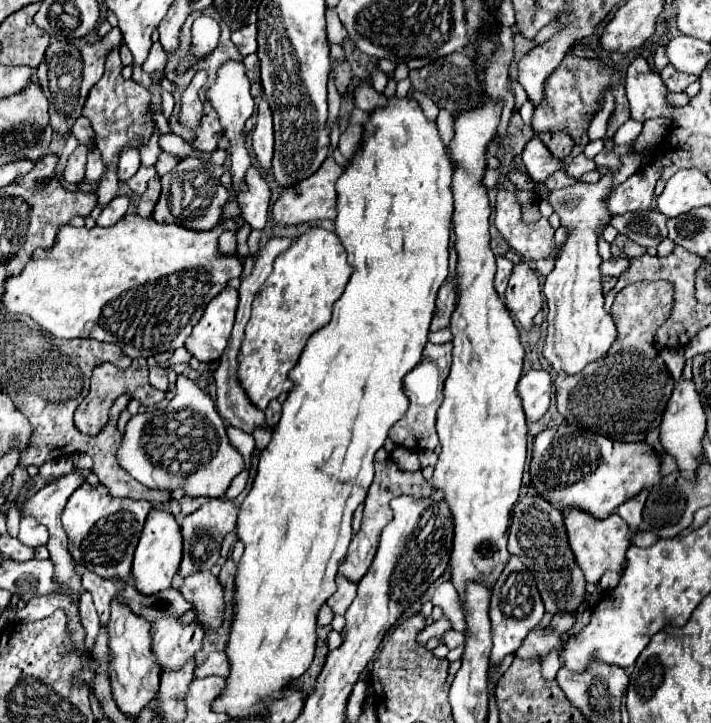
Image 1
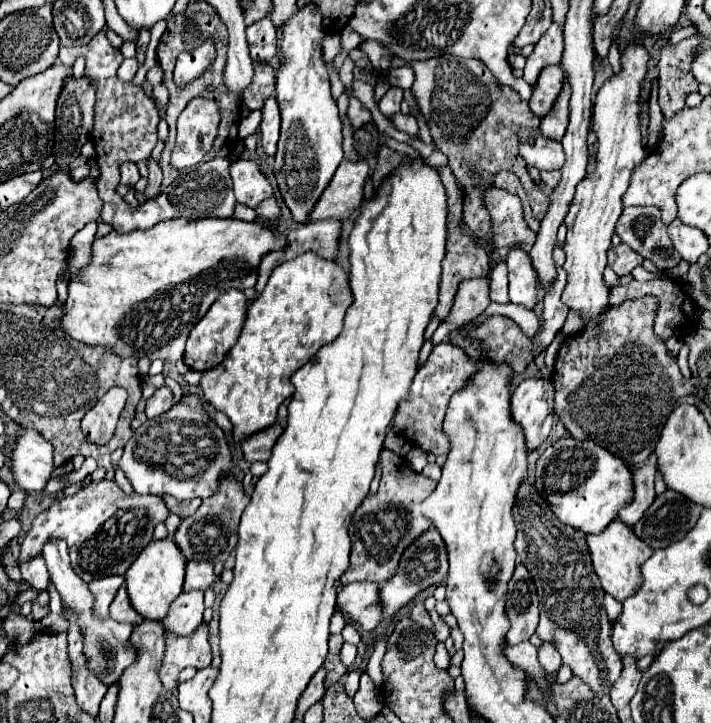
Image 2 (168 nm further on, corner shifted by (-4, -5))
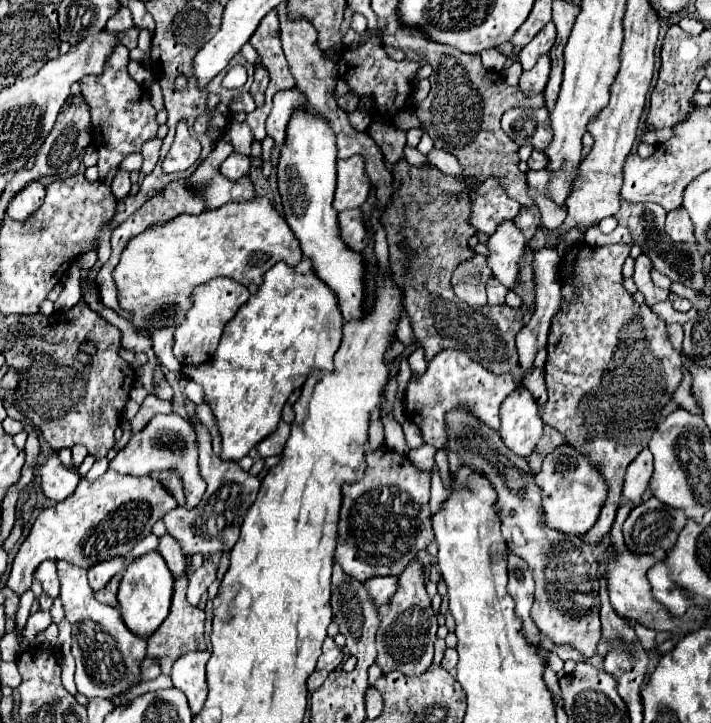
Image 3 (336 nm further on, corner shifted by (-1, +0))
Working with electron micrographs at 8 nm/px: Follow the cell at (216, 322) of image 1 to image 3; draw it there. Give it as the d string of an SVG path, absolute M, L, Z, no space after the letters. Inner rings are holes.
M216 278L216 280L210 280L206 284L196 286L194 296L192 296L194 304L186 314L186 322L182 326L178 326L178 330L176 330L174 356L186 366L198 366L198 364L208 362L212 358L212 354L216 352L216 348L218 348L224 326L232 320L236 310L248 298L250 298L248 288L238 284L232 278Z

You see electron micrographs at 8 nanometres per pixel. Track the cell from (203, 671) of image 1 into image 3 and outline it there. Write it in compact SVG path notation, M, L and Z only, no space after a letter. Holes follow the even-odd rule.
M161 674L154 680L150 680L147 682L142 682L137 686L134 686L126 696L122 696L118 702L116 702L116 706L120 706L120 704L124 704L124 702L130 702L134 696L138 696L138 694L145 694L146 692L152 692L159 689L166 689L172 687L172 680L170 676Z

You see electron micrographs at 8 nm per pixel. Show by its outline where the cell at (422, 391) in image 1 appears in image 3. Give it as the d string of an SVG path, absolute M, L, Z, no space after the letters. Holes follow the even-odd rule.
M448 348L448 350L440 350L428 362L428 368L424 374L410 376L404 392L404 414L410 422L414 422L420 428L426 444L434 448L444 448L448 442L448 424L446 424L448 412L462 408L472 416L476 416L486 426L498 430L500 404L514 388L516 388L516 382L512 380L510 374L496 376L484 370L480 364L472 362L464 352Z

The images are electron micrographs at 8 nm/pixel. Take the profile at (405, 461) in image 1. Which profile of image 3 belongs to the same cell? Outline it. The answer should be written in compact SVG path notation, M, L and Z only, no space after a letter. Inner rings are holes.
M434 468L432 472L432 498L430 498L430 510L436 510L436 506L440 502L444 502L444 496L448 496L444 484L442 484L442 478L440 478L440 470Z

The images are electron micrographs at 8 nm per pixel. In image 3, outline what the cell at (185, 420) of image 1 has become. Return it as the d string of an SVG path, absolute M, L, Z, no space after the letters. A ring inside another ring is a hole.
M176 412L156 414L148 422L148 426L144 426L136 434L132 434L128 444L122 450L118 450L114 460L110 460L110 468L116 470L118 474L128 474L128 476L150 476L152 472L162 472L162 470L170 470L170 472L178 474L184 484L188 508L196 506L202 500L202 494L206 490L204 478L200 476L200 468L198 468L196 428L192 422L184 420Z

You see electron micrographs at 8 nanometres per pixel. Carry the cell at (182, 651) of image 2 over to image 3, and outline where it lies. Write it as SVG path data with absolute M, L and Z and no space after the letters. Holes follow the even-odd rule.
M176 578L172 608L168 618L158 626L158 630L148 638L148 658L156 658L160 662L162 674L172 670L172 664L184 654L184 650L206 650L204 640L204 612L196 606L188 606L186 602L186 578Z

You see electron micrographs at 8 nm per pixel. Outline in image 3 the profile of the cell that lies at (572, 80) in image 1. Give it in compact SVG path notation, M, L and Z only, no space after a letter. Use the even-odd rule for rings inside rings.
M540 56L536 66L532 70L522 74L522 78L520 78L520 90L526 96L542 94L546 84L548 84L548 76L550 76L550 58L548 56Z

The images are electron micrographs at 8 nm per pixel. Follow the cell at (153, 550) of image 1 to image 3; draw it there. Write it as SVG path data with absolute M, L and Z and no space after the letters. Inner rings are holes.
M156 550L132 560L126 566L124 578L122 578L120 590L118 590L118 602L120 602L122 618L134 634L148 638L168 616L172 596L174 596L174 576L172 576L168 564L164 562L164 558L160 558L160 554Z

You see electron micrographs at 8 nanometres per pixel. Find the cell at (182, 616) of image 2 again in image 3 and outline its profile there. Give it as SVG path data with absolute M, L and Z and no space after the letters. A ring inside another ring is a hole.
M206 560L192 576L188 576L188 604L198 606L200 596L208 590L208 586L216 580L216 564Z

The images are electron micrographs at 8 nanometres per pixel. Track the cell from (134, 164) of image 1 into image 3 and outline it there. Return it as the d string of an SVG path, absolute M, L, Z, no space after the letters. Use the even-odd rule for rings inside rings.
M118 170L116 176L114 176L114 182L112 182L112 192L118 200L126 198L128 192L130 192L130 174L126 170Z

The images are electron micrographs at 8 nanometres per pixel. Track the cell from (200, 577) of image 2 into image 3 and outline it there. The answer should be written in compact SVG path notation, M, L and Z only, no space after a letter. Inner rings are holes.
M164 534L160 538L160 544L158 544L158 552L162 554L162 558L166 560L170 572L180 578L180 576L186 576L186 570L188 570L188 558L184 556L182 548L178 542L174 542L168 534Z

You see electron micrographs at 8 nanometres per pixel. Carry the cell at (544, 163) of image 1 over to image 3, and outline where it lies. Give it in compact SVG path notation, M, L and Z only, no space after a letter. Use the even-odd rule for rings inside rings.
M512 108L502 116L502 130L518 144L530 144L536 150L546 150L552 142L552 126L546 108Z

